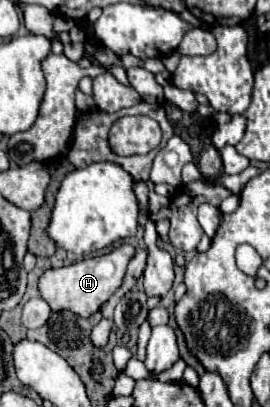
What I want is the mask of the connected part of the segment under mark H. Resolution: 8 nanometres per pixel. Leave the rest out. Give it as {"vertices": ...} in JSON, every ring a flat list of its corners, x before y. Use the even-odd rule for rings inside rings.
{"vertices":[[122,244,120,248,98,256,98,258,86,258,82,262,64,266,64,268,56,268,56,270,48,270,44,272,44,276,38,282,40,294,42,298,50,304,52,310,72,310,74,314,80,316,90,316,96,310,100,310,100,306,114,294,114,290,122,284,124,274,126,274,126,266,132,260,132,256,136,254,134,246,130,244]]}

